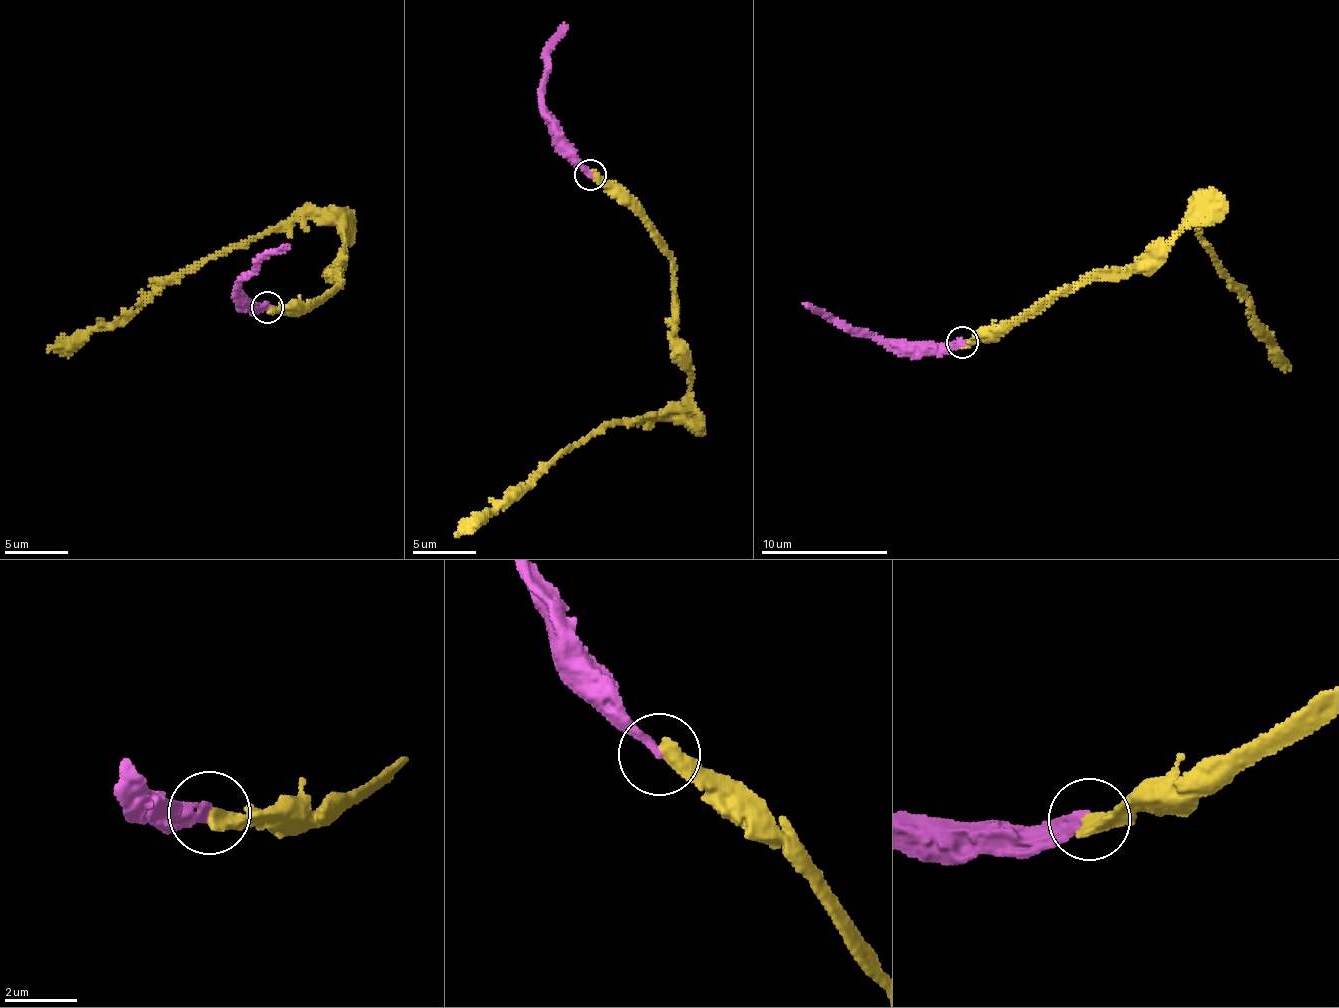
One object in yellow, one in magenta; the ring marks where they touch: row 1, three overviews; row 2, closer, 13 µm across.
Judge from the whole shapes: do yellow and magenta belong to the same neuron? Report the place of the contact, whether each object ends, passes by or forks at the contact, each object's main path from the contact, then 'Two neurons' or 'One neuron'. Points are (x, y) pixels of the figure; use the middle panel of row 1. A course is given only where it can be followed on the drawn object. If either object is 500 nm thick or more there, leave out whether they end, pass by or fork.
Place: (590, 174). At the ring yellow ends. At the ring magenta ends. Course of yellow: (591, 174), (634, 207), (671, 262), (671, 341), (690, 371), (686, 395), (652, 418), (601, 425), (456, 535). Course of magenta: (591, 174), (569, 154), (554, 116), (542, 105), (546, 57), (564, 23). Two neurons

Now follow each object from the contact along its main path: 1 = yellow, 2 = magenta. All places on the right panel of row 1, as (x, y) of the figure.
1: (961, 341), (1003, 335), (1060, 292), (1126, 278), (1190, 208), (1200, 206), (1198, 235), (1289, 369)
2: (961, 341), (897, 345), (882, 337), (858, 336), (803, 304)

